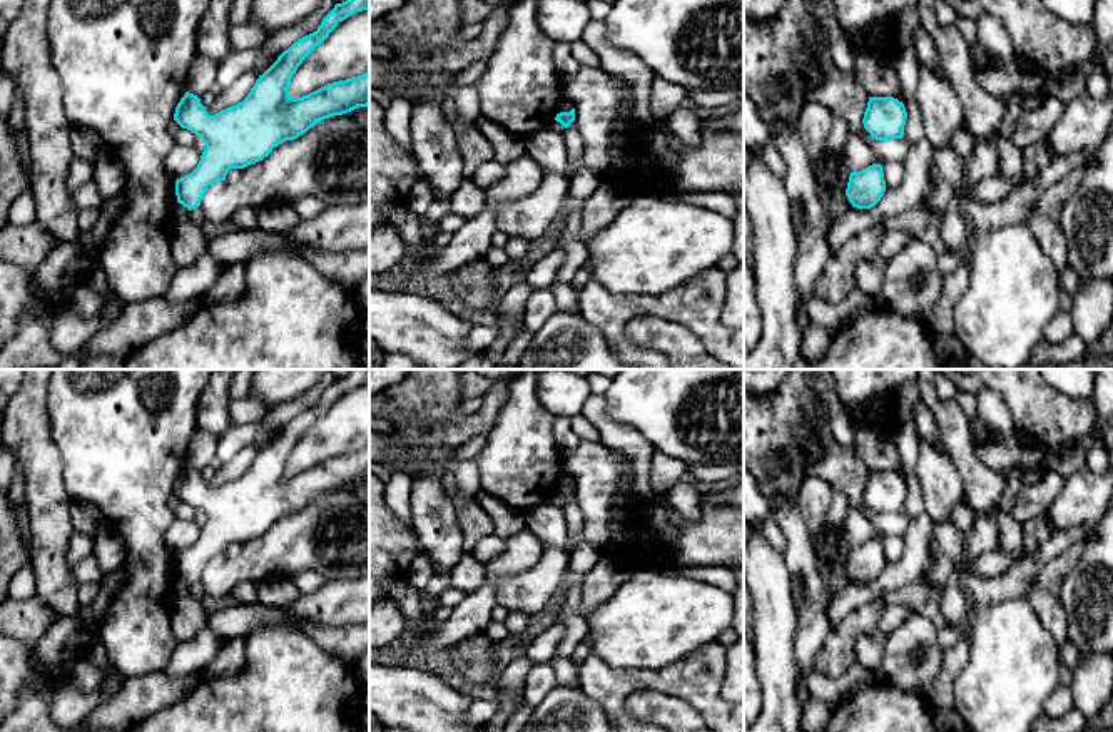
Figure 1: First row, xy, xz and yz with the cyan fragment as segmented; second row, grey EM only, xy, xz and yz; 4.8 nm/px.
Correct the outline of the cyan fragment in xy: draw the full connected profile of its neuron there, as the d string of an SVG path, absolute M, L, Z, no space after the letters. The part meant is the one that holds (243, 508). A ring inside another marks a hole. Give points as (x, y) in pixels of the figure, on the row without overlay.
M353 369L336 378L318 404L284 424L237 480L209 490L197 470L184 468L174 495L194 506L206 523L197 541L175 555L179 578L189 585L199 582L207 562L226 555L231 543L244 543L262 535L274 521L297 513L324 493L369 480L369 446L296 473L287 466L302 435L339 396L363 384L369 384L369 369Z

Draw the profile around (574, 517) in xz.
M575 495L563 506L570 545L583 540L585 520Z

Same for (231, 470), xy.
M249 445L236 458L224 461L224 465L219 470L216 470L216 475L207 483L207 488L214 490L227 481L242 476L251 466L251 463L254 461L257 453L259 453L259 446Z

